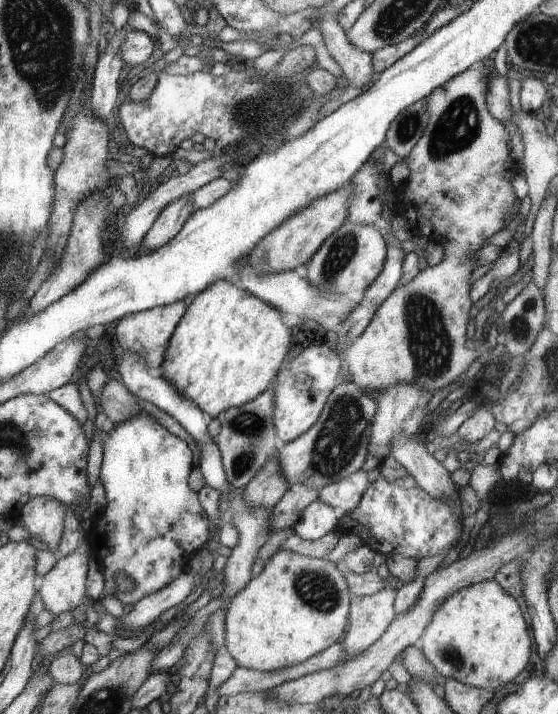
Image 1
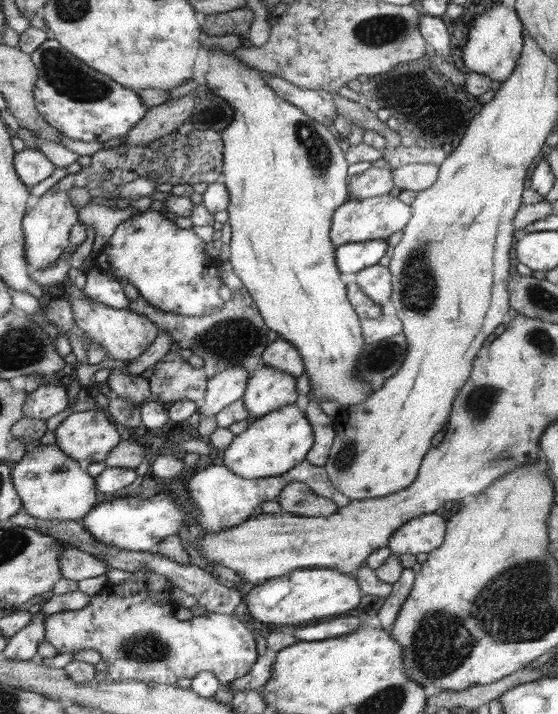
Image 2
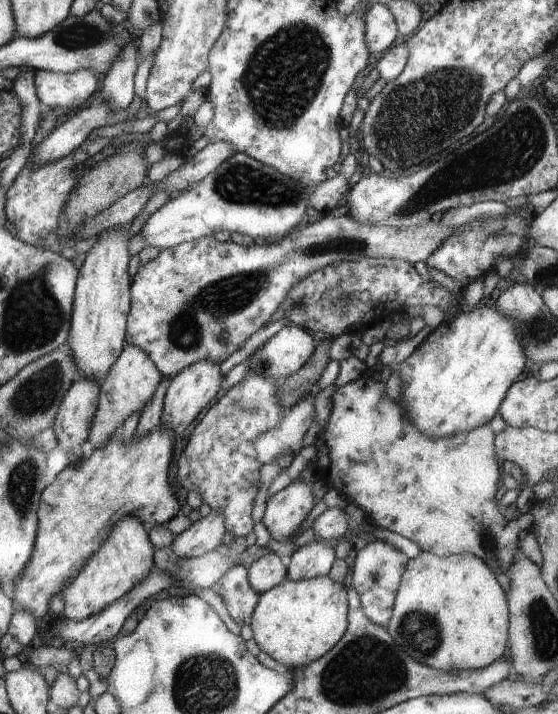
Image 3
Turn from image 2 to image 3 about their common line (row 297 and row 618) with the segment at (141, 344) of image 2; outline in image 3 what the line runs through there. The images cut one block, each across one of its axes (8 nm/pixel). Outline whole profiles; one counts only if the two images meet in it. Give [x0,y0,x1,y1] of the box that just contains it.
[61,516,155,622]

